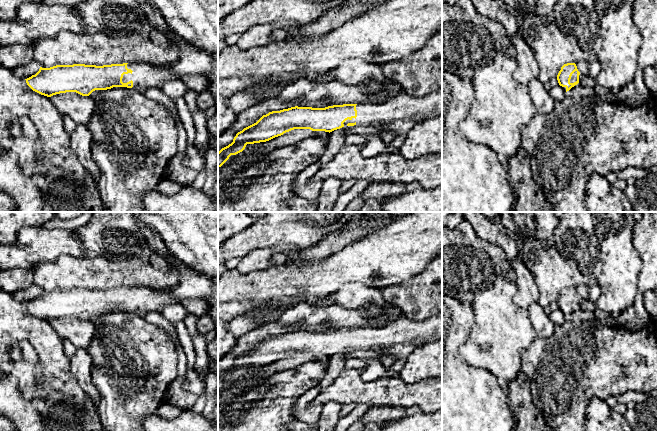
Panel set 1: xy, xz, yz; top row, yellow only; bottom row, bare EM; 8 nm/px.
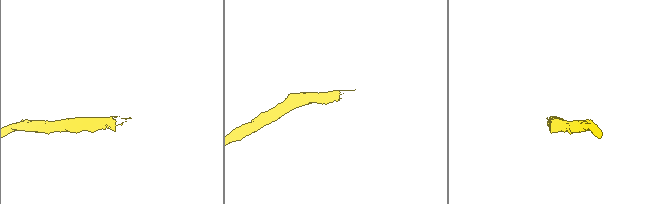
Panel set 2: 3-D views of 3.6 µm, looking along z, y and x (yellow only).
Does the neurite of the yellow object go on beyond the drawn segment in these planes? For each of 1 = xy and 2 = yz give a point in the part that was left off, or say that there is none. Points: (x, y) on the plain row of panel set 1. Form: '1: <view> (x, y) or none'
1: xy (192, 284)
2: yz (573, 303)

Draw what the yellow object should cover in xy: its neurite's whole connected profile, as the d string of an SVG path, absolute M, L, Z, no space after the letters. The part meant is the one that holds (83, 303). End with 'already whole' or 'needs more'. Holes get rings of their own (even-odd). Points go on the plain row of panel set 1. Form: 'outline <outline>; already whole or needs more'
outline M179 265L181 276L179 283L173 288L156 290L149 287L123 287L111 289L56 289L50 292L40 291L39 295L25 303L27 309L35 316L51 321L66 316L76 316L89 320L95 314L107 314L113 311L133 312L144 316L149 311L161 311L168 305L173 305L186 298L206 299L213 289L213 279L193 268Z; needs more

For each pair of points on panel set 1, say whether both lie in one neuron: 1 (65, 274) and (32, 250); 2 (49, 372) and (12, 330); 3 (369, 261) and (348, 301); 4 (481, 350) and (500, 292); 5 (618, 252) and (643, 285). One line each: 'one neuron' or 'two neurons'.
1: two neurons
2: one neuron
3: two neurons
4: one neuron
5: two neurons

